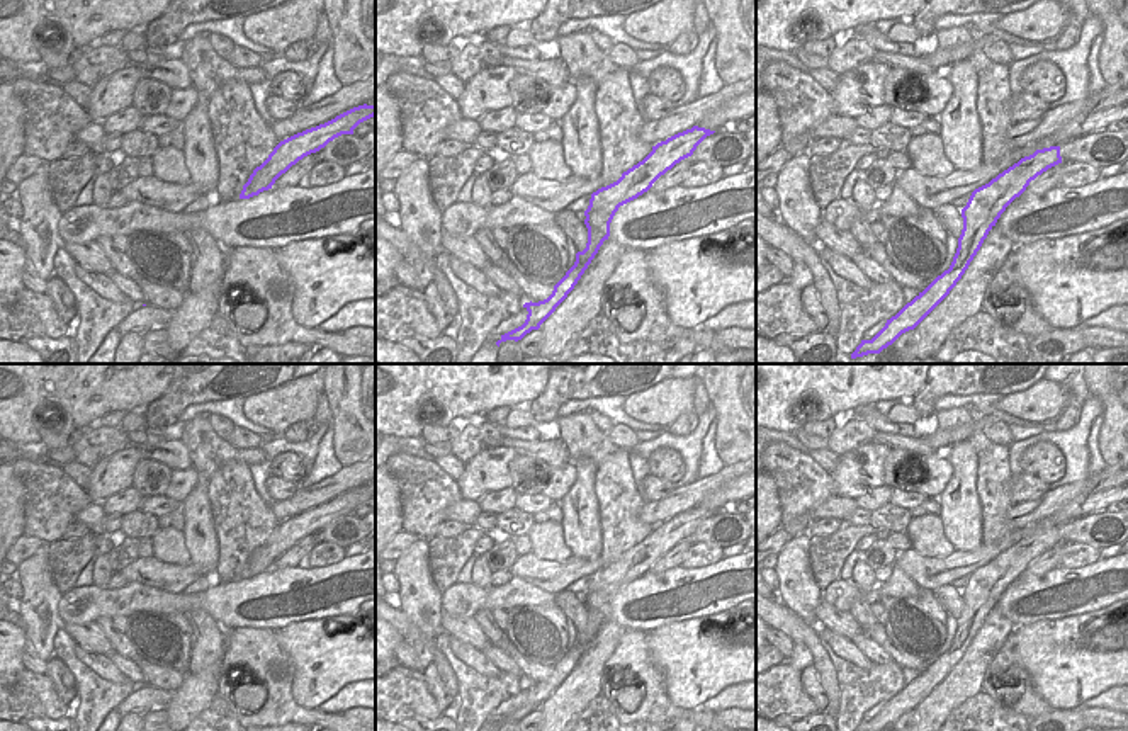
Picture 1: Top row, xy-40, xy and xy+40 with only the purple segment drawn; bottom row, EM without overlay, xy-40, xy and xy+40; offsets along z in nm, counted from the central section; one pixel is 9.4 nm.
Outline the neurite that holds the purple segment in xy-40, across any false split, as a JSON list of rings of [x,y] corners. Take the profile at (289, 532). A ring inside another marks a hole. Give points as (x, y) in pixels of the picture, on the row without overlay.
[[[358,486],[353,488],[335,500],[319,505],[316,508],[297,513],[284,522],[280,522],[268,539],[253,551],[248,563],[243,566],[240,580],[250,580],[263,571],[272,570],[275,561],[285,554],[292,546],[296,546],[304,537],[319,532],[330,522],[341,515],[353,515],[353,510],[375,496],[375,486]]]

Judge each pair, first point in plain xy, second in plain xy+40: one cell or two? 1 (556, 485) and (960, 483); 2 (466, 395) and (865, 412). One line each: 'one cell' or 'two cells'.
1: two cells
2: two cells

